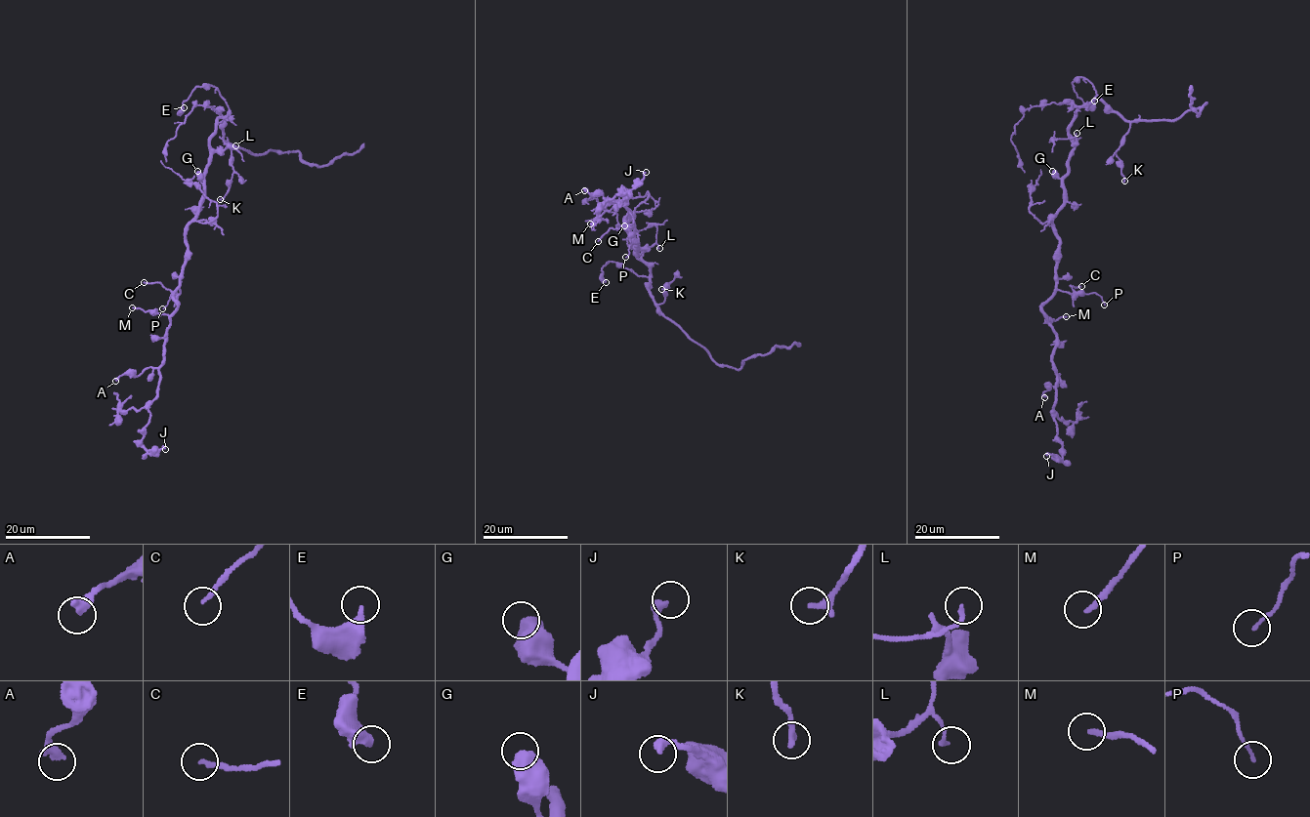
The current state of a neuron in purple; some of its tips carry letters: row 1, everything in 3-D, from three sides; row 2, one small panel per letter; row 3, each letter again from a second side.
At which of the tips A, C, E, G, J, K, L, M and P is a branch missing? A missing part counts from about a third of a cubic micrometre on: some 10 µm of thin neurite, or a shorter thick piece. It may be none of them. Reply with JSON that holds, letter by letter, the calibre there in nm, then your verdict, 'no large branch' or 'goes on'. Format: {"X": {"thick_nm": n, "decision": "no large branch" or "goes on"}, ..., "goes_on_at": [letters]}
{"A": {"thick_nm": 400, "decision": "no large branch"}, "C": {"thick_nm": 170, "decision": "no large branch"}, "E": {"thick_nm": 320, "decision": "no large branch"}, "G": {"thick_nm": 700, "decision": "no large branch"}, "J": {"thick_nm": 320, "decision": "no large branch"}, "K": {"thick_nm": 320, "decision": "no large branch"}, "L": {"thick_nm": 170, "decision": "no large branch"}, "M": {"thick_nm": 220, "decision": "no large branch"}, "P": {"thick_nm": 120, "decision": "no large branch"}, "goes_on_at": []}

